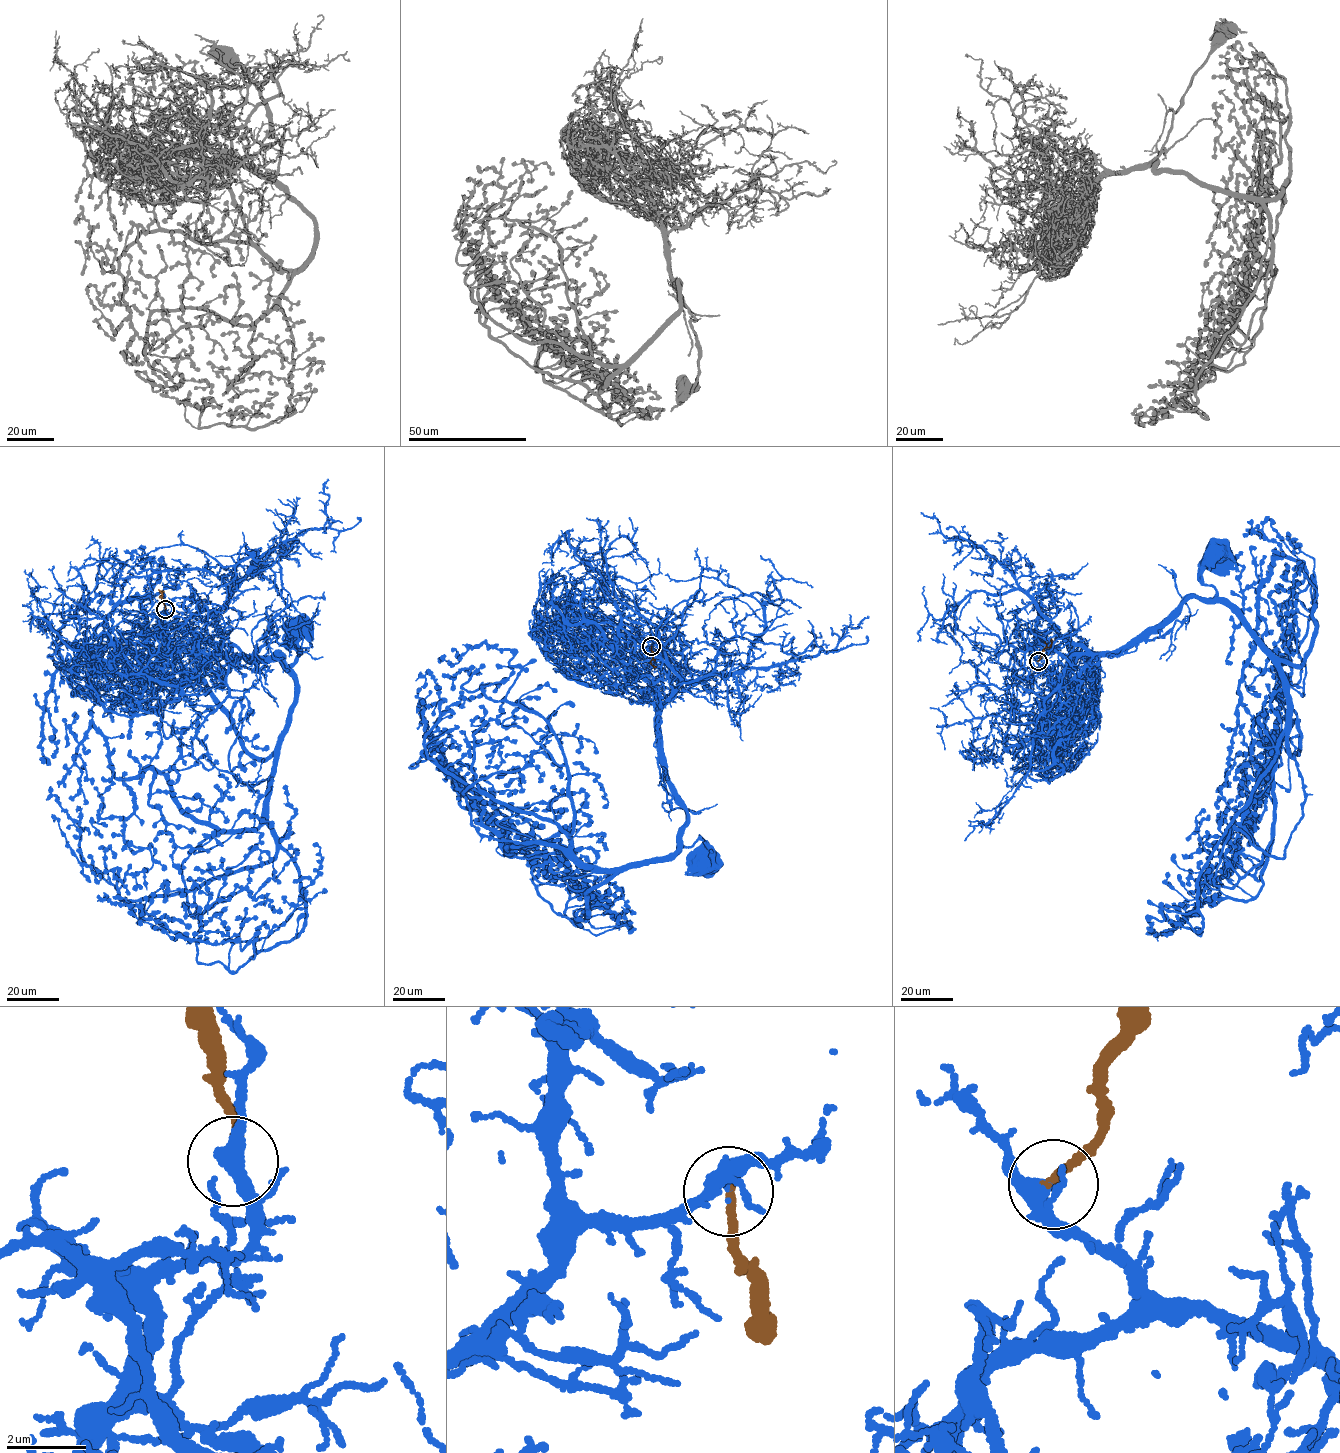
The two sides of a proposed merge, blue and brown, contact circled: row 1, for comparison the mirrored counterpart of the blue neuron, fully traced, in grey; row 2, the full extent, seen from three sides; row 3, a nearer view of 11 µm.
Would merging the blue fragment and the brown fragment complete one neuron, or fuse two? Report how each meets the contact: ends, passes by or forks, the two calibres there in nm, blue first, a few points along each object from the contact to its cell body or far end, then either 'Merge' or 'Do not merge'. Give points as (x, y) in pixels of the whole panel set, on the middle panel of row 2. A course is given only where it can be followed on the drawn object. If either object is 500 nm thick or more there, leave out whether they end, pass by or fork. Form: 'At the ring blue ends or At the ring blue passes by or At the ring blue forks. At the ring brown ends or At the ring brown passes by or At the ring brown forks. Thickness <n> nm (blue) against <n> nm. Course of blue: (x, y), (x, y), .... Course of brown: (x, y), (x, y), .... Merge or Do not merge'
At the ring blue passes by. At the ring brown ends. Thickness 400 nm (blue) against 220 nm. Course of blue: (651, 647), (624, 661), (625, 676), (652, 703), (662, 775), (686, 815), (681, 843), (700, 839), (712, 863). Course of brown: (651, 647), (654, 653), (650, 661), (657, 666). Merge

